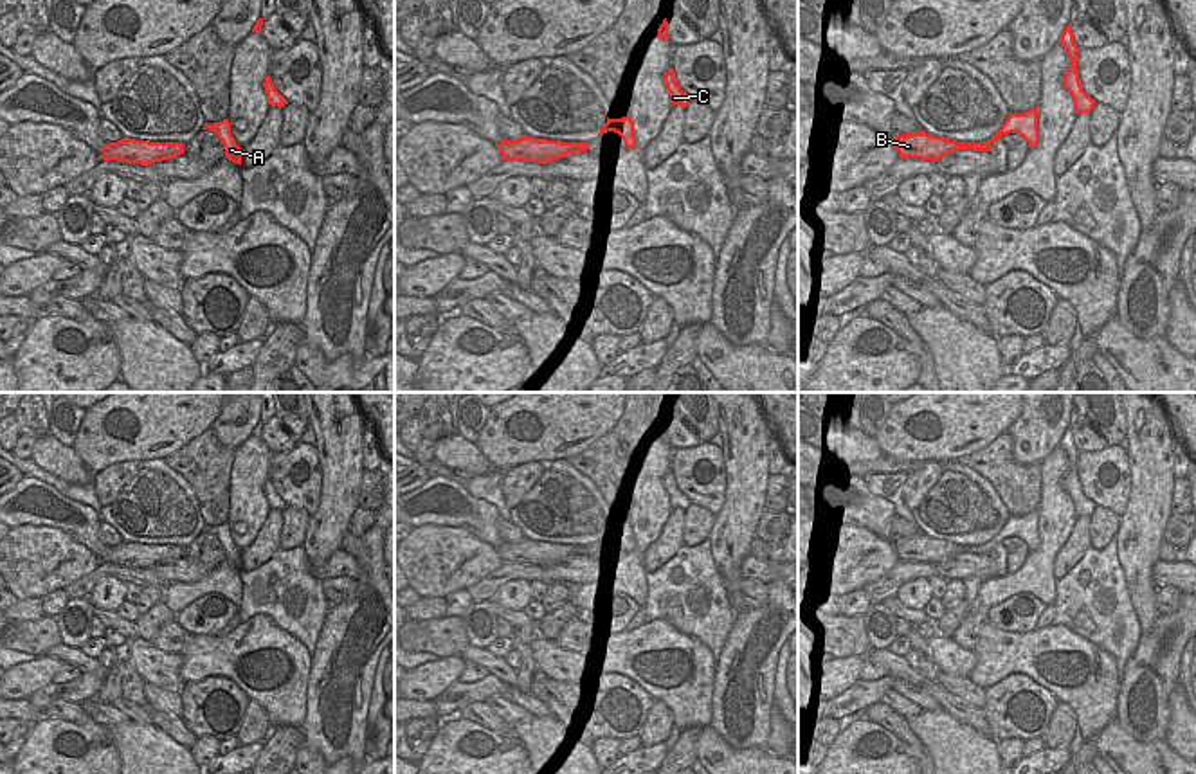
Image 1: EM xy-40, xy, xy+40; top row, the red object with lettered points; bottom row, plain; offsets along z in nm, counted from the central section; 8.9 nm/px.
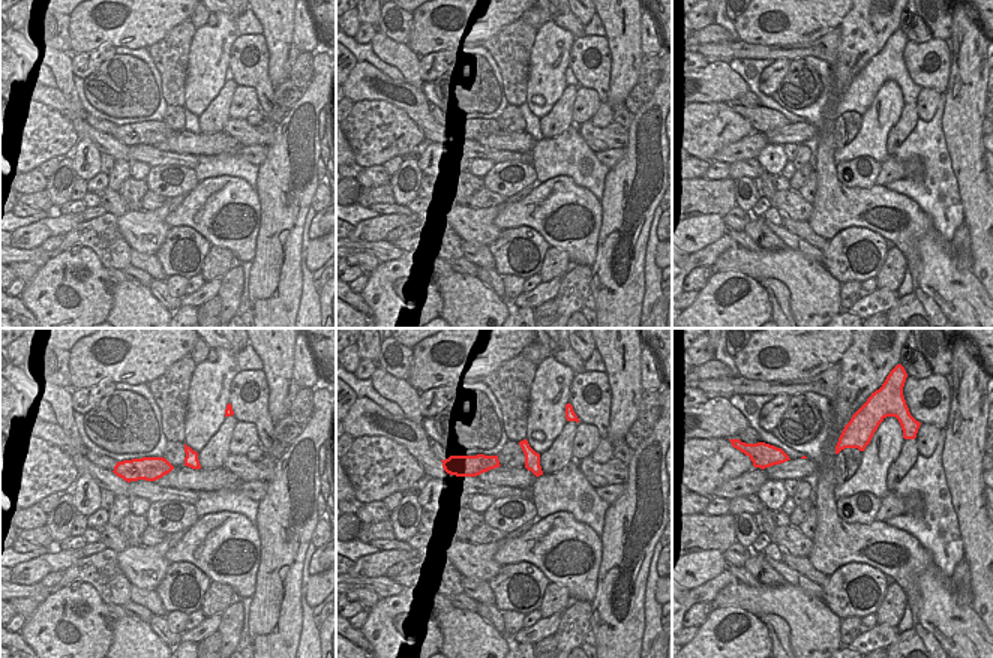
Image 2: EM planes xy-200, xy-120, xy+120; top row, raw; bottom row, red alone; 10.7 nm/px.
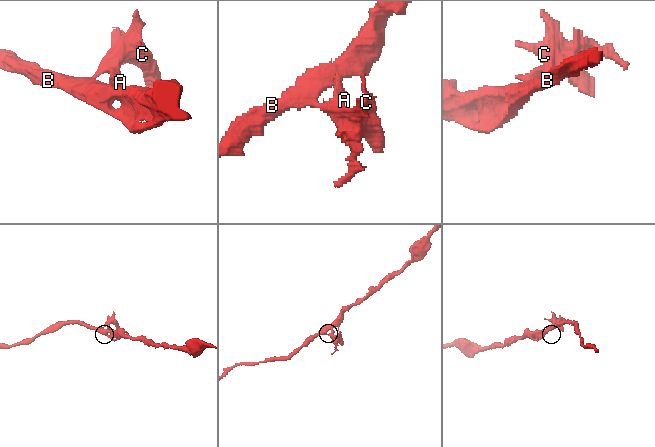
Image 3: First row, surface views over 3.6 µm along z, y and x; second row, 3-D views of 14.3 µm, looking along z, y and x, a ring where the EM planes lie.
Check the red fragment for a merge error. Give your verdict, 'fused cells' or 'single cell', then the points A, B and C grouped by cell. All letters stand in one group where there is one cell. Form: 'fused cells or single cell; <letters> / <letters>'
fused cells; A C / B

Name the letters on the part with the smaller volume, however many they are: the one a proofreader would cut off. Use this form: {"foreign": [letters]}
{"foreign": ["A", "C"]}

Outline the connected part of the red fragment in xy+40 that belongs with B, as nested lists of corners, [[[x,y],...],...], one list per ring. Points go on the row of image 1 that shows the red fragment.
[[[926,131],[895,135],[892,140],[899,157],[931,162],[937,162],[953,151],[973,149],[973,142],[956,142],[946,137],[929,135]]]

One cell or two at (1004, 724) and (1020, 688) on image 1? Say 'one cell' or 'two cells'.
one cell

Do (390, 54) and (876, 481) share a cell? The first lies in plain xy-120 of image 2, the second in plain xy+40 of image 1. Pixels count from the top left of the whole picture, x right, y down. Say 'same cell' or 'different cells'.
different cells

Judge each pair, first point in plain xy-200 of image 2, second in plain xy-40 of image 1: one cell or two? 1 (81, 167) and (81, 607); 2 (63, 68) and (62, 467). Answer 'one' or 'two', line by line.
1: two
2: one

